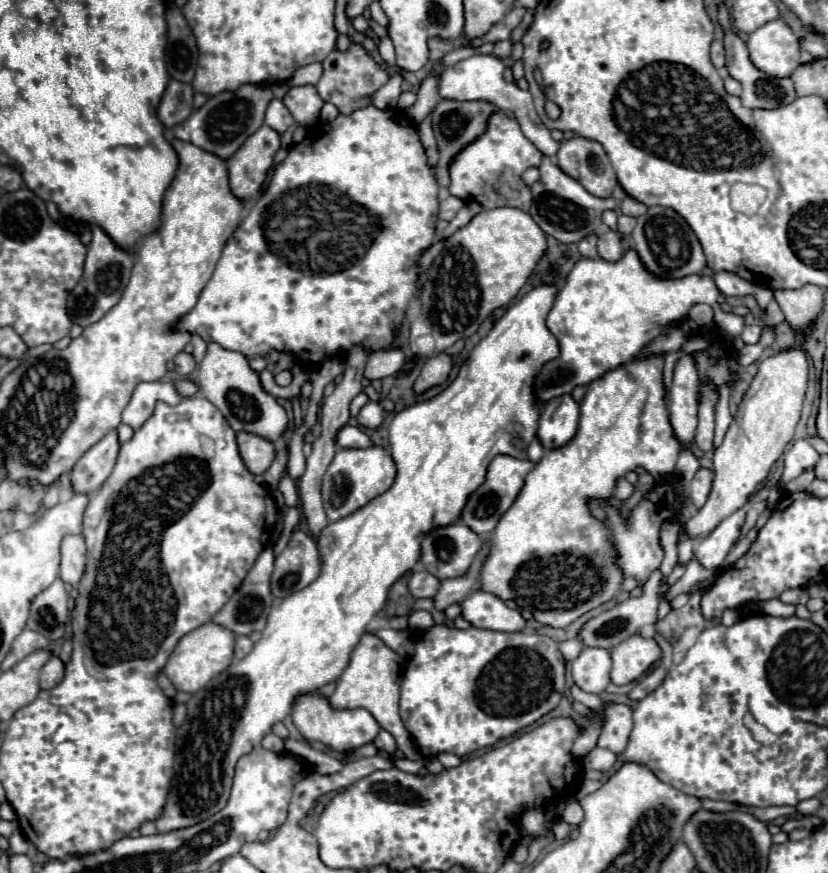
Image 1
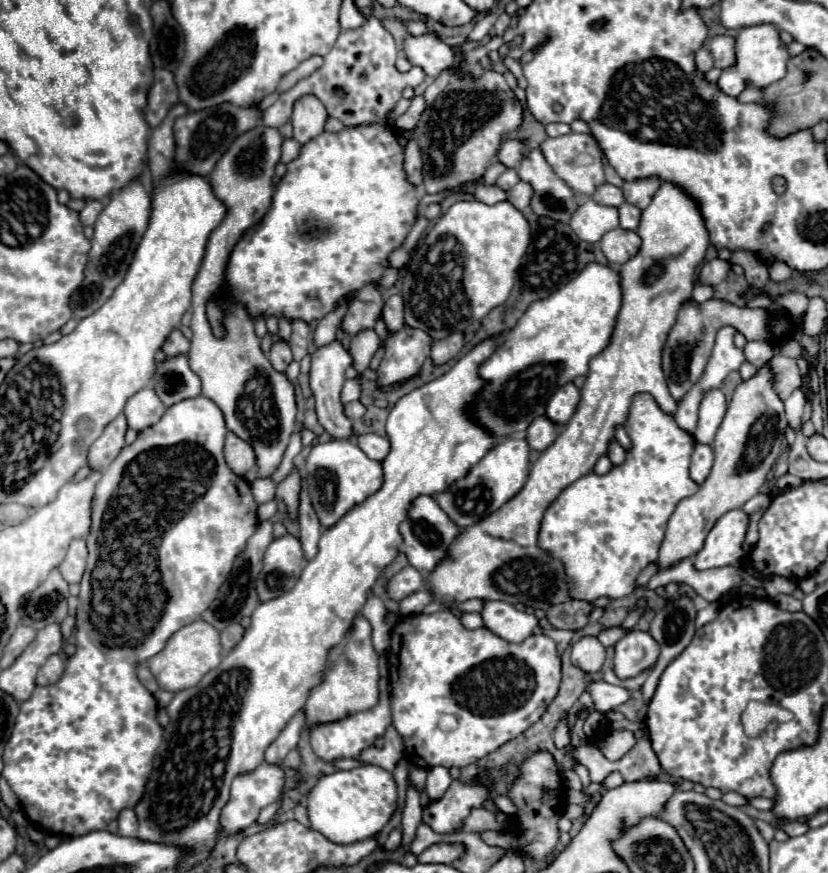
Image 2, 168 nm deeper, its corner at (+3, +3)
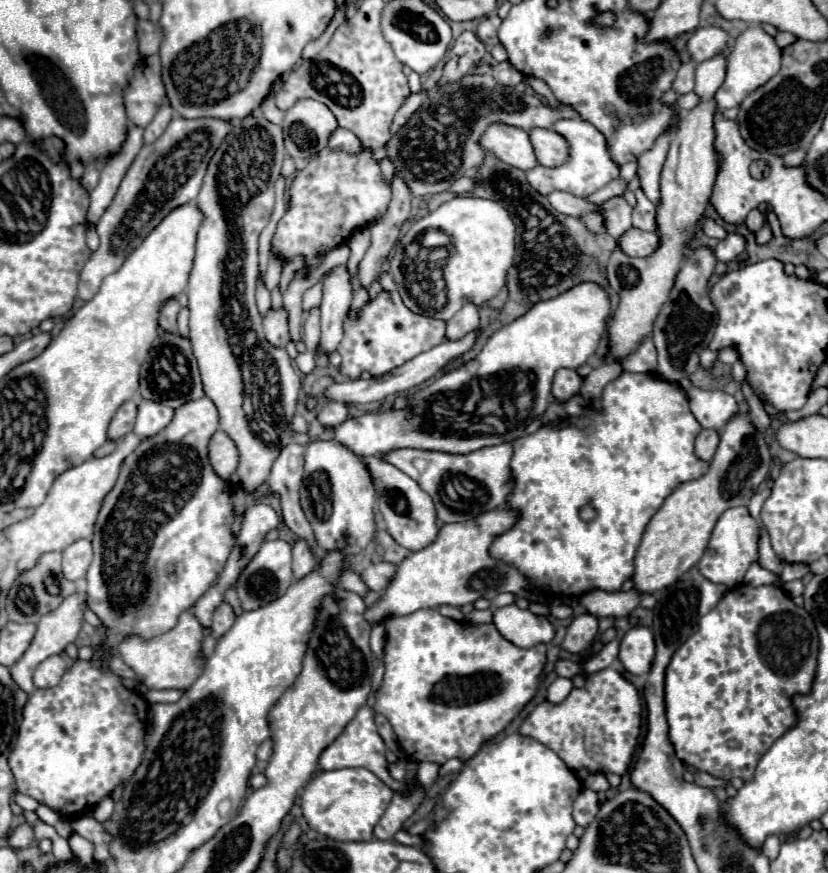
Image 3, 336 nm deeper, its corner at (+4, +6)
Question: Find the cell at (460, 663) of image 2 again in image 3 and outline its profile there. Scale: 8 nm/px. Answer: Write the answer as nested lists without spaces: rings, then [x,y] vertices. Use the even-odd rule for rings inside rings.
[[[428,608],[408,616],[390,618],[386,620],[384,630],[384,680],[376,690],[374,710],[388,718],[400,746],[414,762],[432,760],[444,764],[450,758],[470,760],[484,742],[500,734],[512,718],[520,714],[540,686],[540,672],[546,664],[546,646],[518,648],[502,638],[494,624],[474,626],[456,622],[442,616],[438,610]]]

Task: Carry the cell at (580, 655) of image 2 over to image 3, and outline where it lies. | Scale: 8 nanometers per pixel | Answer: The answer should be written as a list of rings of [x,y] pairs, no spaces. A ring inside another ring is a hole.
[[[592,614],[574,616],[572,624],[568,626],[568,632],[566,632],[566,638],[562,642],[562,648],[568,650],[568,652],[574,652],[574,654],[580,654],[592,644],[596,634],[598,634],[596,616],[592,616]]]

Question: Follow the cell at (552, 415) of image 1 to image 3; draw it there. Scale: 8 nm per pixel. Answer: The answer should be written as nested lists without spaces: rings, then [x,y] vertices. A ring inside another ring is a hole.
[[[560,368],[560,370],[556,372],[556,376],[554,376],[554,382],[552,382],[552,394],[554,394],[554,398],[558,398],[560,402],[562,402],[562,400],[568,400],[568,398],[572,398],[574,394],[578,394],[580,384],[582,384],[582,378],[578,376],[576,370]]]

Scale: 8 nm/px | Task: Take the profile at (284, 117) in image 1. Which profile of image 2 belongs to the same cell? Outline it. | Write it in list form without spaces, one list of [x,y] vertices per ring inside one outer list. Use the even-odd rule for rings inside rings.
[[[375,17],[367,19],[367,23],[359,29],[341,31],[337,43],[333,49],[325,55],[323,67],[319,67],[311,77],[299,81],[293,89],[279,95],[279,99],[265,109],[263,113],[263,125],[279,129],[285,125],[291,117],[293,103],[309,93],[311,85],[319,85],[319,101],[327,107],[327,113],[331,117],[337,117],[343,125],[365,125],[373,121],[385,121],[385,115],[393,111],[397,101],[401,99],[401,91],[407,85],[419,85],[425,79],[425,73],[421,69],[413,67],[407,73],[399,73],[395,69],[397,49],[393,43],[393,37],[383,29],[381,21]]]

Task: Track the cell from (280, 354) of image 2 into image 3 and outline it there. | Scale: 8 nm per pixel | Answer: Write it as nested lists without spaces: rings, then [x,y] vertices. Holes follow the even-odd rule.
[[[270,308],[262,318],[264,334],[270,344],[286,346],[288,344],[288,314],[284,308]]]

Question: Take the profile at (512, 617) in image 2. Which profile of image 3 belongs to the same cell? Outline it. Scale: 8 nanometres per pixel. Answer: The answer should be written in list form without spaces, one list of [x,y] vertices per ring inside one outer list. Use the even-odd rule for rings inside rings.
[[[516,604],[496,608],[494,624],[504,638],[520,648],[532,648],[536,644],[548,644],[554,638],[554,628],[546,616],[536,616],[530,610],[522,610]]]

